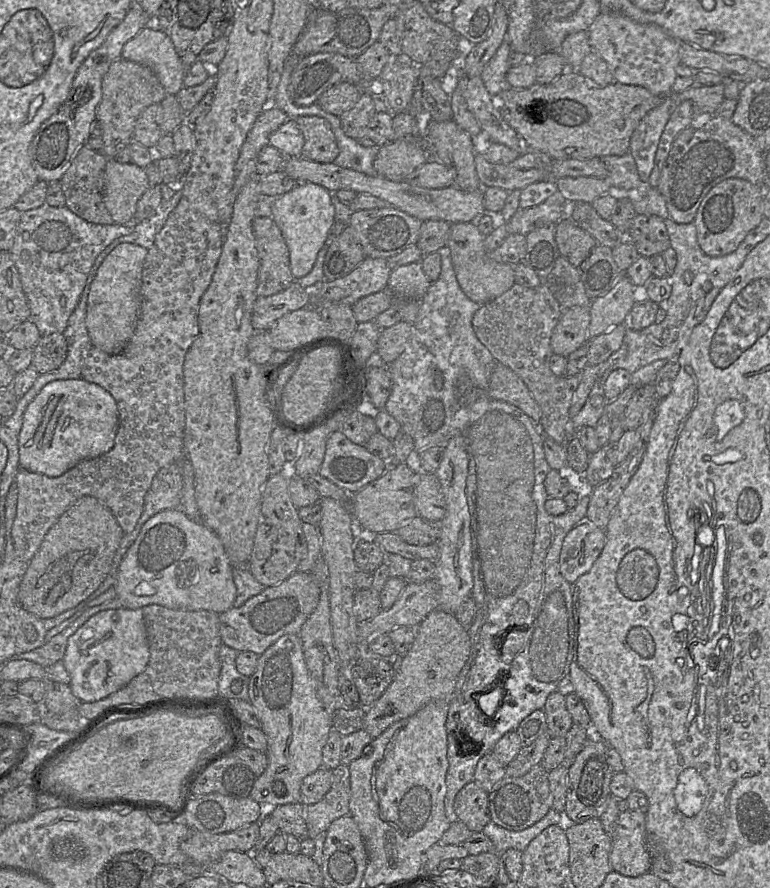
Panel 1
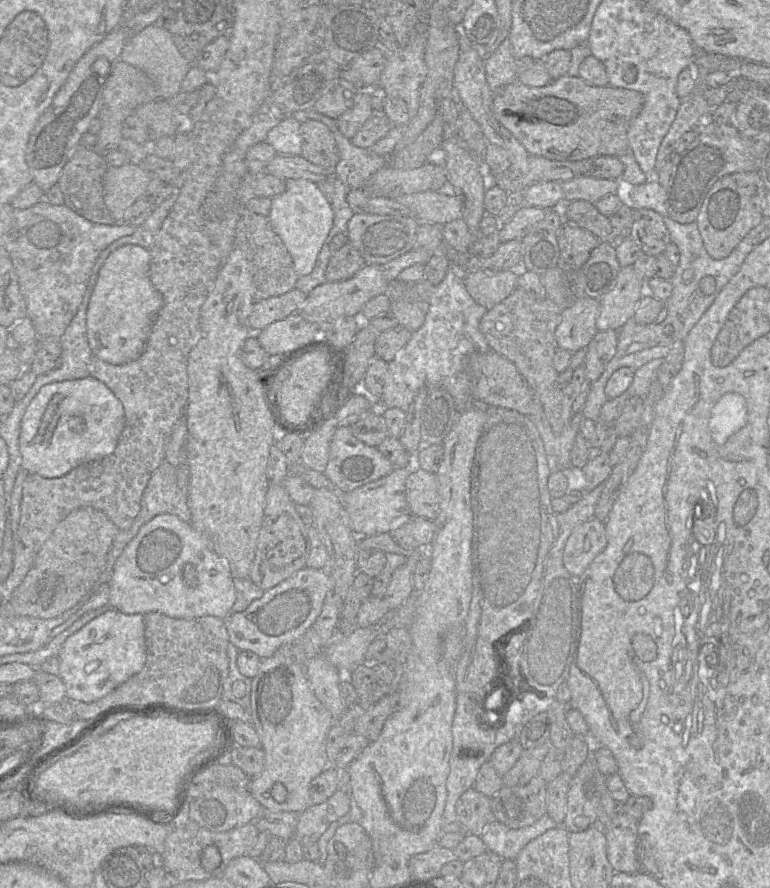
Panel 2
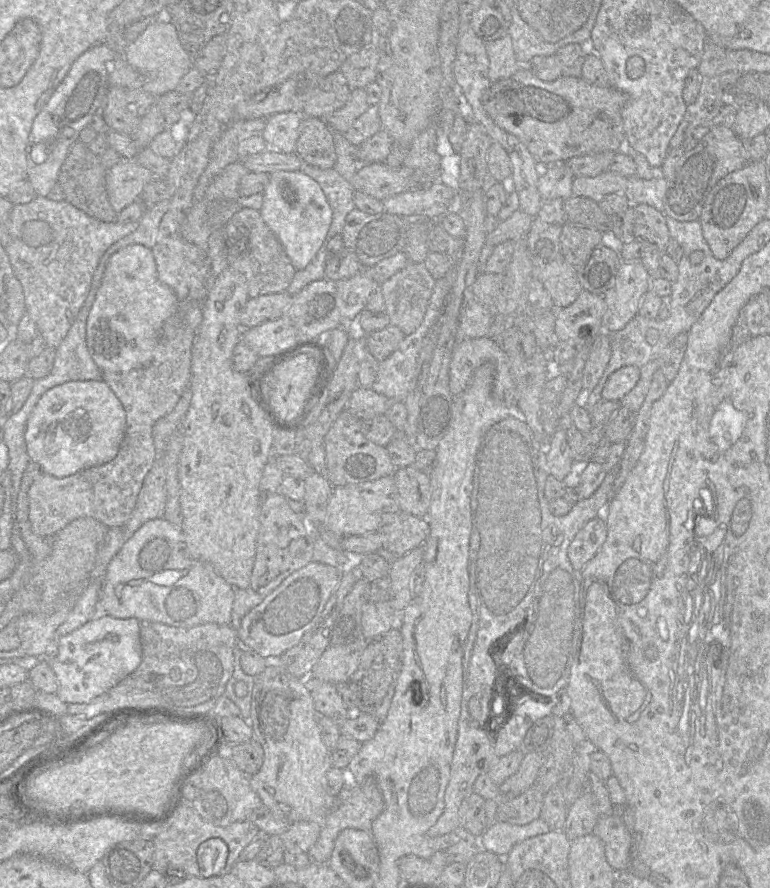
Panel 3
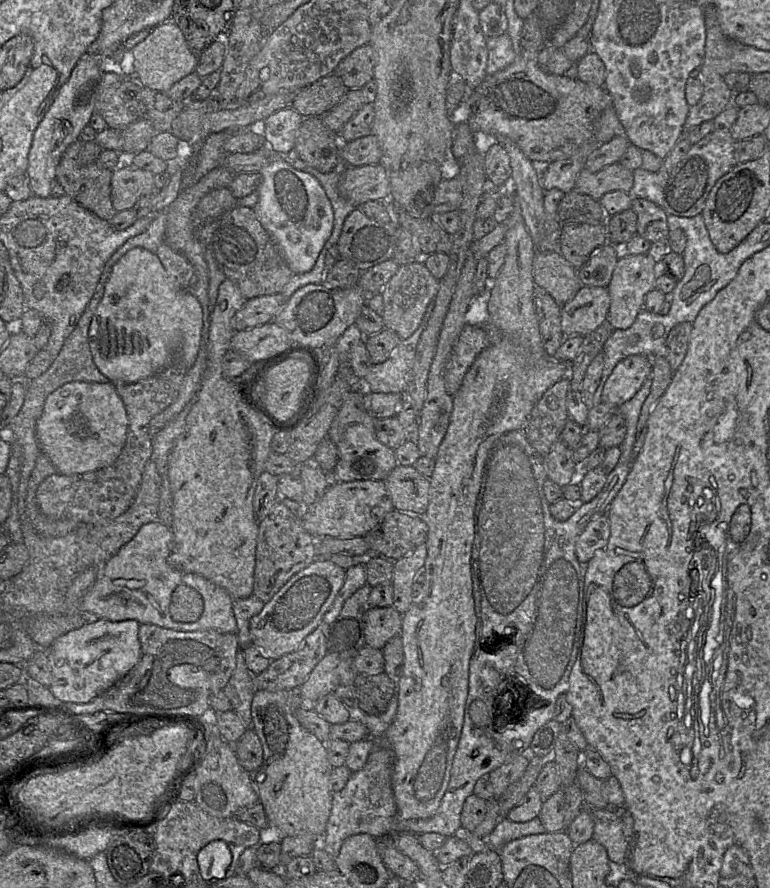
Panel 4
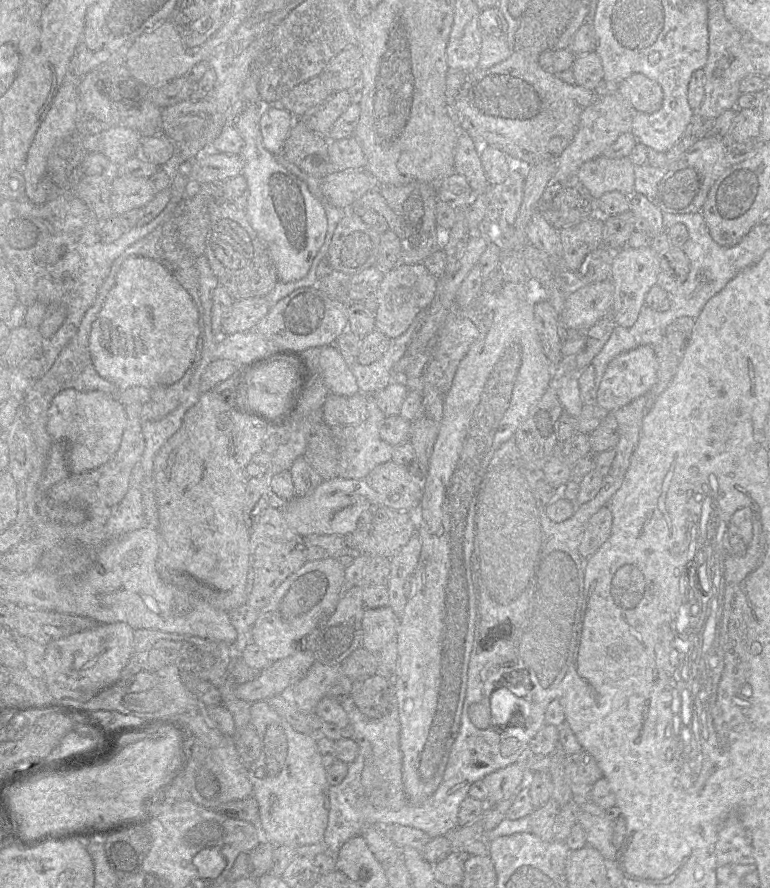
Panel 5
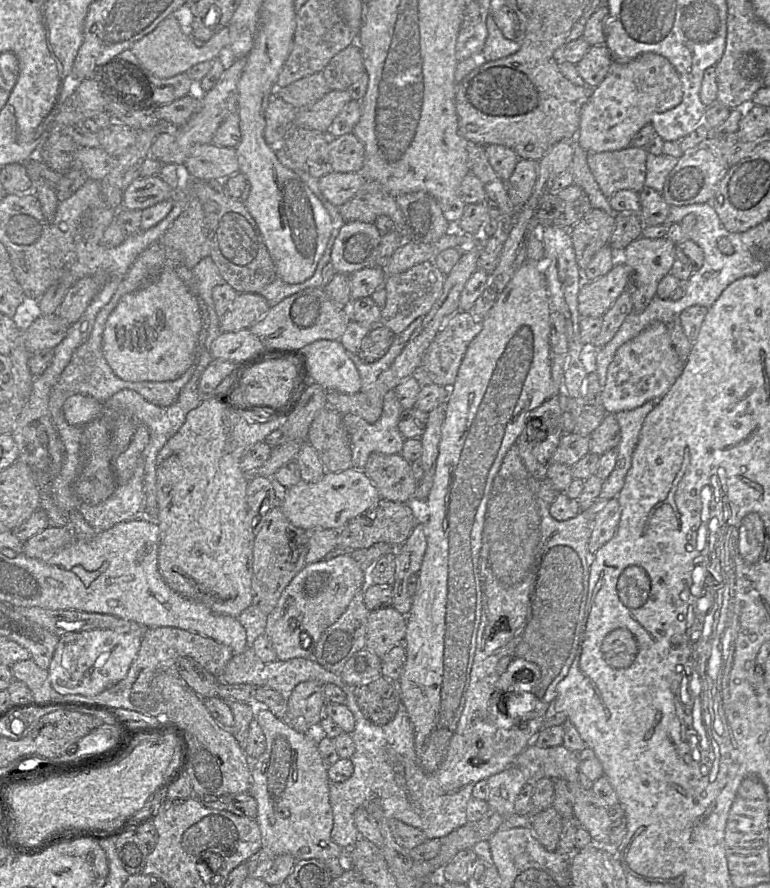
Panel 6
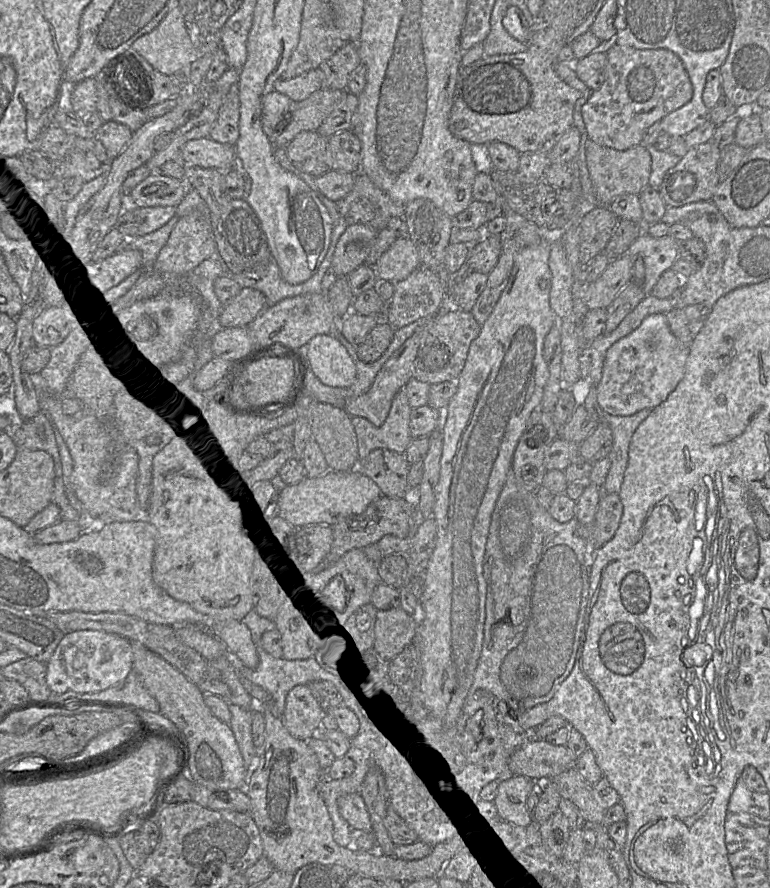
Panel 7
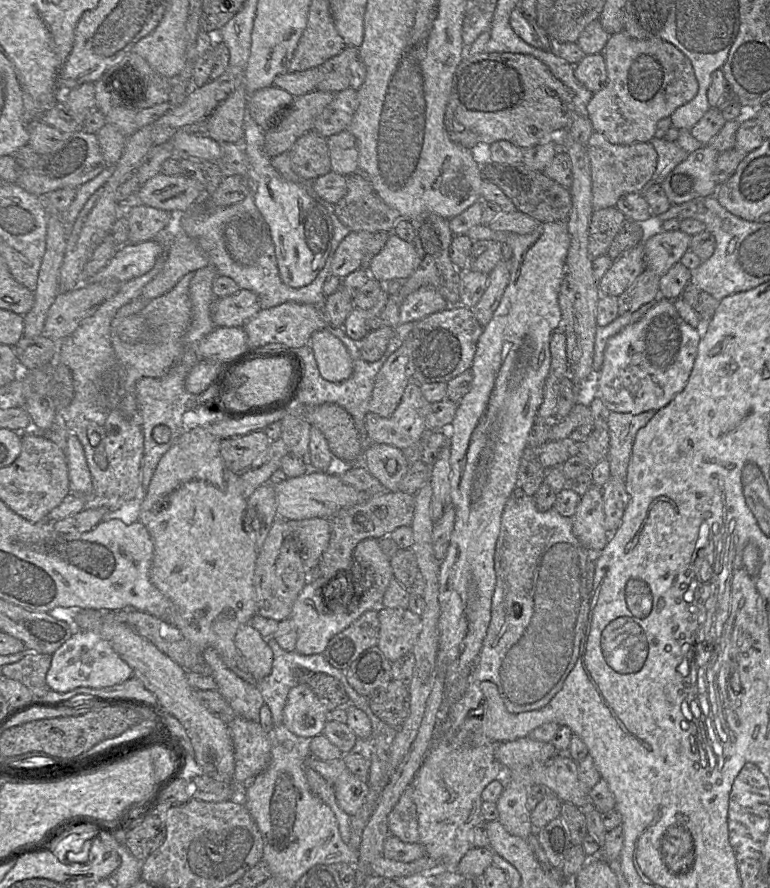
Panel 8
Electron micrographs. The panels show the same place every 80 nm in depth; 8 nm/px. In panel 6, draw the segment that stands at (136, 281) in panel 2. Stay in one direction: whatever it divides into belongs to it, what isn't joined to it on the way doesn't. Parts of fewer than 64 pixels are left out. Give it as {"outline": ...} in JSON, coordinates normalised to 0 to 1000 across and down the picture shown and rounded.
{"outline":[[[226,303],[212,304],[179,327],[161,332],[142,355],[132,382],[136,404],[160,428],[219,429],[234,425],[248,411],[261,372],[261,352],[256,339]]]}

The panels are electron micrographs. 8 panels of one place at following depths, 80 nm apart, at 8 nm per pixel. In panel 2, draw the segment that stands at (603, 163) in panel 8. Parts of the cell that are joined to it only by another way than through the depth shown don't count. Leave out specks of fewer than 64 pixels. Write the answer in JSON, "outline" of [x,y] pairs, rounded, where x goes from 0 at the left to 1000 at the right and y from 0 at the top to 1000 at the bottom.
{"outline":[[[748,199],[729,206],[732,230],[757,225],[773,230],[779,224],[808,213],[805,203]]]}

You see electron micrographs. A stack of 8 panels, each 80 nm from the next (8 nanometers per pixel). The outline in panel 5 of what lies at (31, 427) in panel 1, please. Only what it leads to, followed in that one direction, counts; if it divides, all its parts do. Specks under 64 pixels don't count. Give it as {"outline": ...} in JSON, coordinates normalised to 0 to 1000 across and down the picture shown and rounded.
{"outline":[[[84,438],[69,448],[62,461],[61,485],[70,497],[84,498],[88,502],[88,527],[92,534],[113,532],[142,519],[156,505],[164,477],[164,463],[153,445],[143,445],[132,440]]]}

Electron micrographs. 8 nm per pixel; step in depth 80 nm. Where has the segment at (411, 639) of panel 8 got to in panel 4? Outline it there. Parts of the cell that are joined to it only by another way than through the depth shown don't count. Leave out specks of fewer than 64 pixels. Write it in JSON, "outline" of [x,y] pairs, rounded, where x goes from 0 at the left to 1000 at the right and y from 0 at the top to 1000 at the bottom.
{"outline":[[[481,682],[473,693],[473,718],[479,729],[496,732],[501,724],[518,715],[522,691],[510,682]]]}

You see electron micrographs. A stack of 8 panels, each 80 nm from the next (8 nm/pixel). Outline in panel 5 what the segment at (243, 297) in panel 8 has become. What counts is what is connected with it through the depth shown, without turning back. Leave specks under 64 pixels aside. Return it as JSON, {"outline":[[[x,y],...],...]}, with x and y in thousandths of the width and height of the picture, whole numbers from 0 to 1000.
{"outline":[[[345,333],[305,338],[288,363],[288,377],[331,369],[332,365],[349,351],[352,345]]]}

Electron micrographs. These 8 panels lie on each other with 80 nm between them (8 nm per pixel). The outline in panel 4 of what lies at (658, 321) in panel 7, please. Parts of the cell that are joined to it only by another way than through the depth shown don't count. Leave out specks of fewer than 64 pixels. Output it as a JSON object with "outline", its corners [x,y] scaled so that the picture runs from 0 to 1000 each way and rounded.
{"outline":[[[821,400],[801,409],[782,439],[782,453],[804,458],[818,450],[845,423],[847,404]]]}

